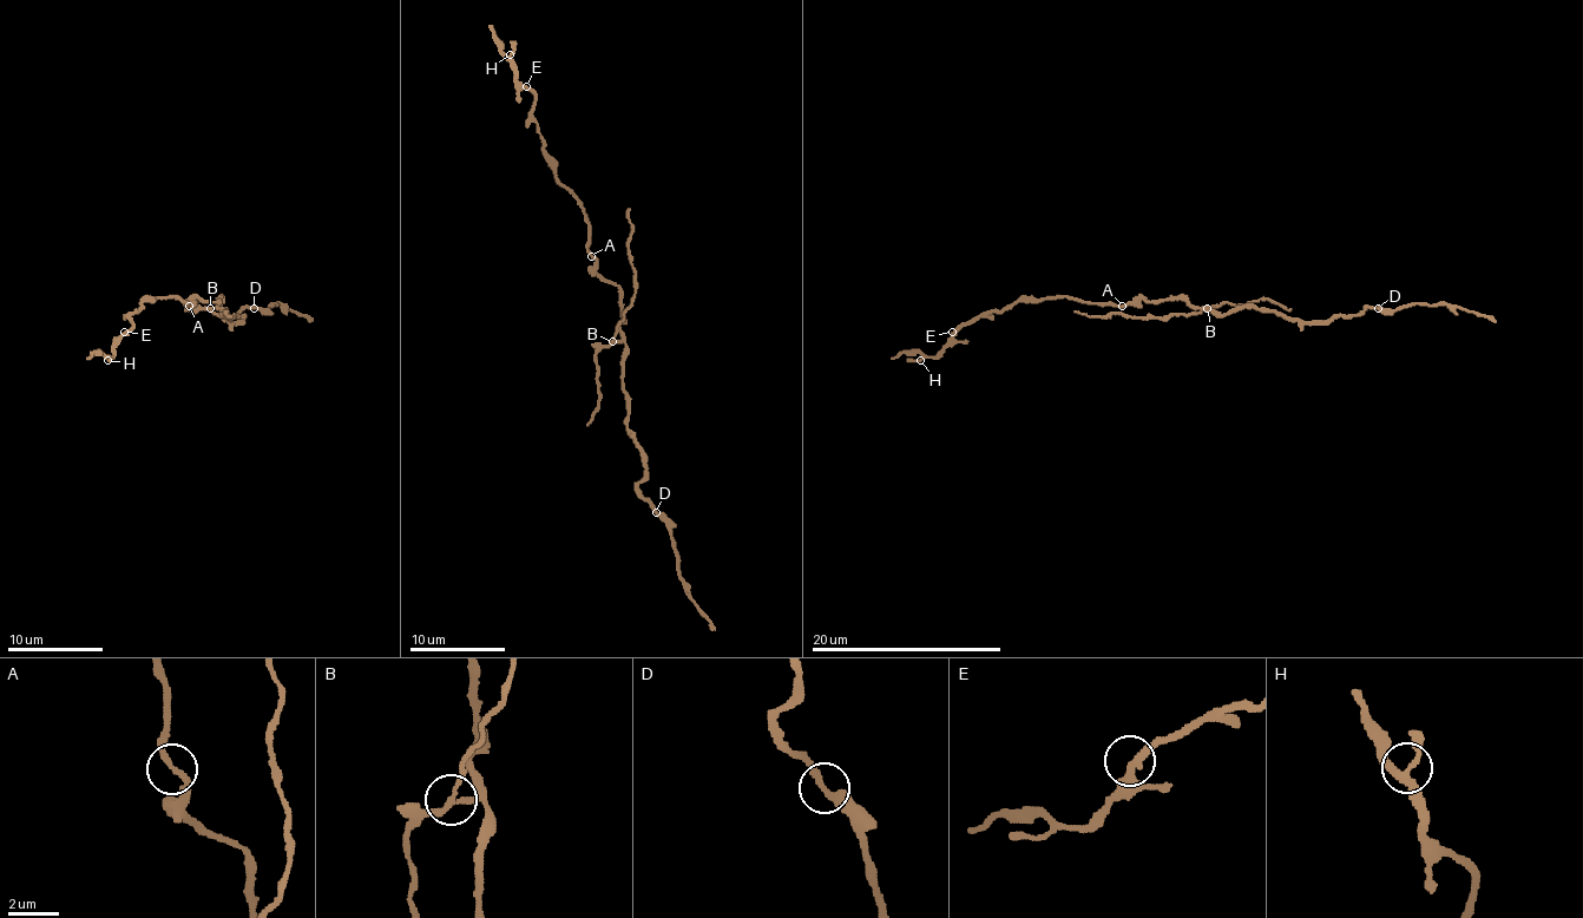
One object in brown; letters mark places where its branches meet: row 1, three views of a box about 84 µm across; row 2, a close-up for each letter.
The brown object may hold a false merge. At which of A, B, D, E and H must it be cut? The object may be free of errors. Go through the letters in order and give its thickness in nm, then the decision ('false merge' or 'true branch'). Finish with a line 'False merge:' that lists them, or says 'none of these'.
A: 200 nm | true branch
B: 200 nm | false merge
D: 280 nm | true branch
E: 280 nm | true branch
H: 200 nm | true branch
False merge: B

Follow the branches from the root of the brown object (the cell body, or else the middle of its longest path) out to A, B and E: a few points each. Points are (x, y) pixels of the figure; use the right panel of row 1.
A: (1186, 299), (1138, 299), (1122, 306)
B: (1186, 299), (1199, 313), (1208, 308)
E: (1186, 299), (1138, 299), (1124, 306), (1083, 303), (1064, 296), (1022, 299), (1013, 306), (973, 317), (952, 332)

